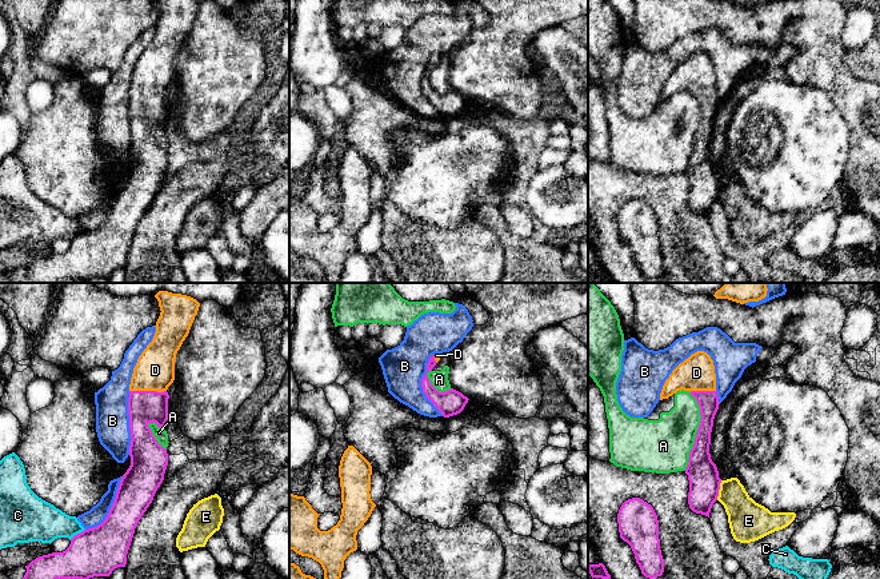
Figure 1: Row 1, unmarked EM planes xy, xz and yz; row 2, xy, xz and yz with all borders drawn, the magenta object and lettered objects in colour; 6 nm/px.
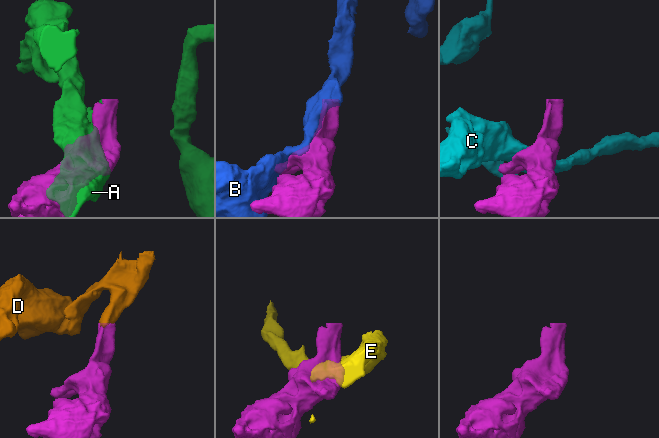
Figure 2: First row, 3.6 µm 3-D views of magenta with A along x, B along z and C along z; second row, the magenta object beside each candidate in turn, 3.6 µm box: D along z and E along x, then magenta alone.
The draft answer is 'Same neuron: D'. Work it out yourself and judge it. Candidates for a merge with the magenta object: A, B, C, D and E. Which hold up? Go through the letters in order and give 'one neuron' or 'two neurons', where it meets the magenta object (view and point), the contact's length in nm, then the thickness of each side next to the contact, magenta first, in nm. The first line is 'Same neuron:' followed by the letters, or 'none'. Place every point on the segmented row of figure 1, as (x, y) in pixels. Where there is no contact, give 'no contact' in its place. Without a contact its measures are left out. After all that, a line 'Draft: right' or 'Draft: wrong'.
Same neuron: D
A: two neurons; contact yz (698, 431); length 480 nm; calibres 180 and 320 nm
B: two neurons; contact xy (130, 423); length 380 nm; calibres 220 and 200 nm
C: two neurons; contact xy (78, 534); length 120 nm; calibres 300 and 260 nm
D: one neuron; contact xy (148, 391); length 220 nm; calibres 200 and 240 nm
E: two neurons; contact yz (719, 488); length 120 nm; calibres 190 and 220 nm
Draft: right

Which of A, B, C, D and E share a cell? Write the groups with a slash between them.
A / B / C / D / E

